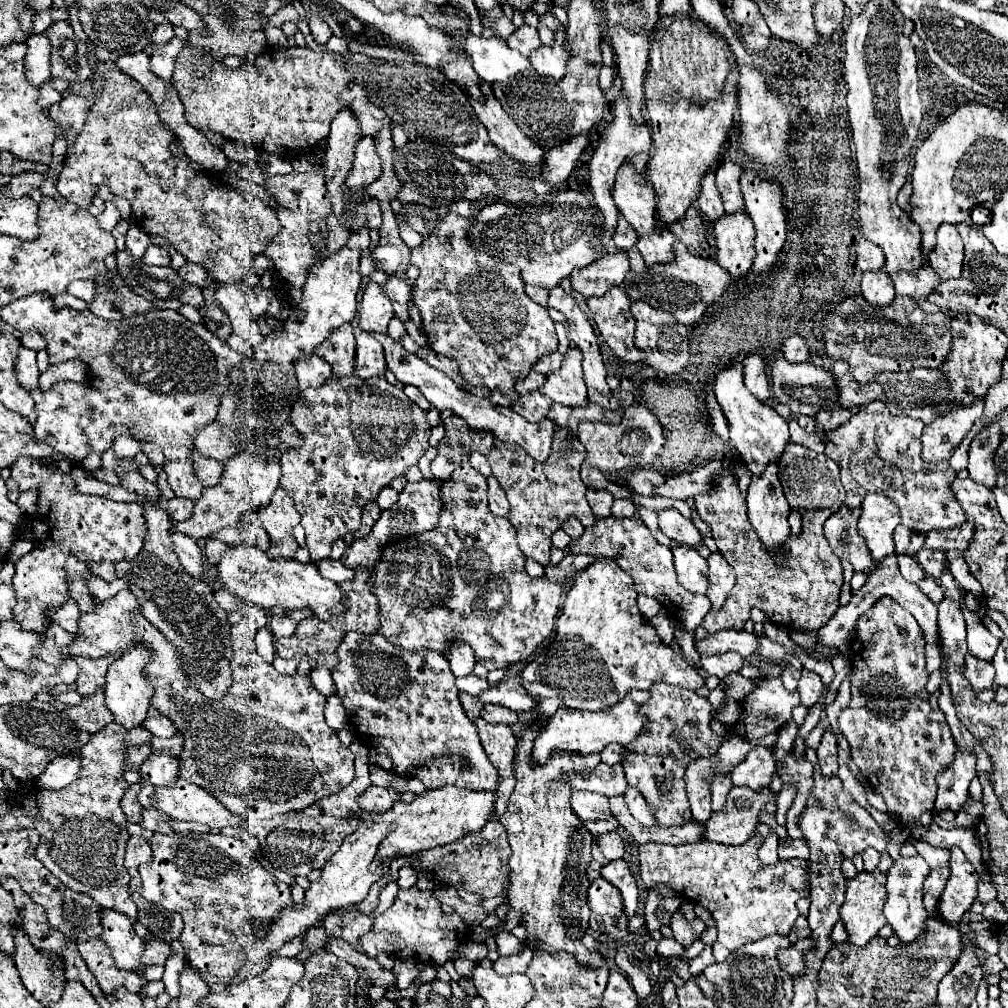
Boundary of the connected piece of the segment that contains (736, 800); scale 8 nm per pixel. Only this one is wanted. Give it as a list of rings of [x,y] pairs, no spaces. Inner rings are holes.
[[[733,787],[723,811],[713,813],[705,823],[707,839],[723,845],[743,845],[759,825],[759,815],[767,801],[775,801],[771,787],[753,791],[749,787]]]

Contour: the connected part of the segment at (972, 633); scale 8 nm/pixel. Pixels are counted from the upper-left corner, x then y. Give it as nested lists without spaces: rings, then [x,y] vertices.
[[[963,607],[963,615],[965,615],[965,623],[967,623],[967,645],[969,645],[971,653],[979,659],[991,659],[997,651],[999,639],[987,631],[987,627],[981,623],[977,613]]]

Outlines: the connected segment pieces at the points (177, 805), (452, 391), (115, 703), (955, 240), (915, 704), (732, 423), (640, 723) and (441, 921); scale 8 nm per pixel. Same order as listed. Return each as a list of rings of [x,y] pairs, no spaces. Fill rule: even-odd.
[[[177,779],[175,787],[155,787],[155,809],[167,813],[171,819],[195,821],[211,829],[221,829],[227,825],[241,825],[241,817],[227,811],[219,801],[215,801],[201,787]]]
[[[375,335],[377,341],[383,345],[385,349],[385,359],[387,359],[387,369],[397,377],[397,381],[401,381],[403,385],[413,385],[417,387],[425,399],[441,409],[441,411],[451,411],[453,415],[461,417],[467,421],[467,425],[475,431],[485,431],[495,435],[499,441],[505,443],[517,443],[521,445],[535,461],[547,461],[549,453],[551,453],[551,443],[553,443],[553,435],[555,435],[555,423],[551,419],[543,419],[539,423],[529,423],[523,417],[519,417],[513,409],[503,407],[503,405],[493,405],[487,397],[475,397],[467,391],[463,391],[461,387],[457,387],[445,373],[433,369],[431,365],[427,365],[421,357],[411,355],[403,349],[403,345],[399,345],[397,341],[393,341],[389,335]]]
[[[137,643],[135,647],[127,649],[127,653],[121,655],[121,659],[117,659],[115,663],[111,663],[109,671],[107,671],[107,685],[105,685],[105,703],[109,707],[109,711],[115,715],[115,721],[119,725],[123,725],[125,729],[133,729],[139,727],[147,715],[151,697],[153,697],[153,689],[151,683],[145,675],[145,667],[151,661],[151,647],[147,643]]]
[[[943,223],[937,231],[937,243],[929,251],[929,265],[943,279],[959,277],[963,271],[963,241],[955,229],[955,225]]]
[[[881,597],[881,599],[873,605],[873,609],[869,609],[863,617],[859,617],[859,621],[857,621],[857,637],[855,637],[853,643],[851,643],[851,655],[849,655],[851,665],[853,665],[853,669],[855,669],[855,677],[853,677],[853,681],[851,681],[851,693],[853,693],[853,697],[851,697],[851,703],[841,711],[841,717],[837,719],[837,725],[839,725],[839,729],[841,729],[841,735],[843,735],[843,737],[849,741],[849,745],[851,745],[853,763],[855,763],[855,765],[859,767],[859,771],[865,775],[865,779],[869,781],[871,789],[873,789],[875,793],[879,793],[879,795],[885,799],[887,813],[889,813],[899,825],[903,825],[903,827],[909,827],[907,823],[919,823],[923,811],[933,811],[935,793],[937,793],[935,777],[937,777],[939,773],[943,773],[943,771],[953,763],[955,753],[957,753],[955,741],[953,741],[953,737],[951,737],[951,731],[949,731],[949,725],[947,725],[943,713],[931,709],[931,705],[929,705],[929,697],[927,697],[927,691],[925,691],[925,685],[927,685],[927,673],[925,673],[925,645],[923,645],[921,635],[923,635],[923,633],[921,633],[921,629],[919,629],[919,625],[917,625],[915,617],[911,617],[911,613],[907,613],[905,609],[901,609],[891,597]],[[931,751],[937,753],[935,759],[931,759]]]
[[[735,363],[717,373],[715,383],[713,383],[715,397],[725,413],[725,419],[729,425],[729,437],[731,437],[735,449],[741,453],[747,471],[751,475],[761,475],[771,461],[777,461],[783,455],[783,451],[789,443],[789,427],[787,427],[787,421],[775,409],[771,409],[765,403],[755,401],[755,397],[751,397],[751,393],[743,385],[741,369],[743,369],[743,363]]]
[[[625,697],[625,701],[619,701],[617,705],[613,705],[607,711],[557,711],[553,717],[549,717],[549,721],[543,725],[539,737],[535,739],[535,747],[533,747],[533,763],[543,765],[549,759],[551,751],[571,751],[571,753],[601,753],[601,749],[605,749],[605,745],[609,743],[619,743],[619,745],[629,745],[633,743],[641,731],[645,729],[647,717],[639,715],[639,705],[631,699]]]
[[[399,889],[393,905],[375,919],[373,929],[365,933],[359,943],[363,951],[369,957],[375,957],[379,951],[385,951],[395,957],[413,957],[419,959],[421,963],[437,963],[443,965],[453,957],[457,947],[465,941],[467,935],[467,925],[459,915],[449,915],[445,917],[439,909],[439,903],[433,899],[431,891],[415,891],[411,889]]]

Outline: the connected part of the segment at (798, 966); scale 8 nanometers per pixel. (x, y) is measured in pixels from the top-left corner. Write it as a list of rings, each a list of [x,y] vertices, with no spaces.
[[[803,939],[797,941],[795,945],[781,949],[779,951],[779,965],[783,971],[787,971],[787,975],[801,975],[807,973],[807,963],[805,963],[805,955],[807,951],[813,947],[811,939]]]

